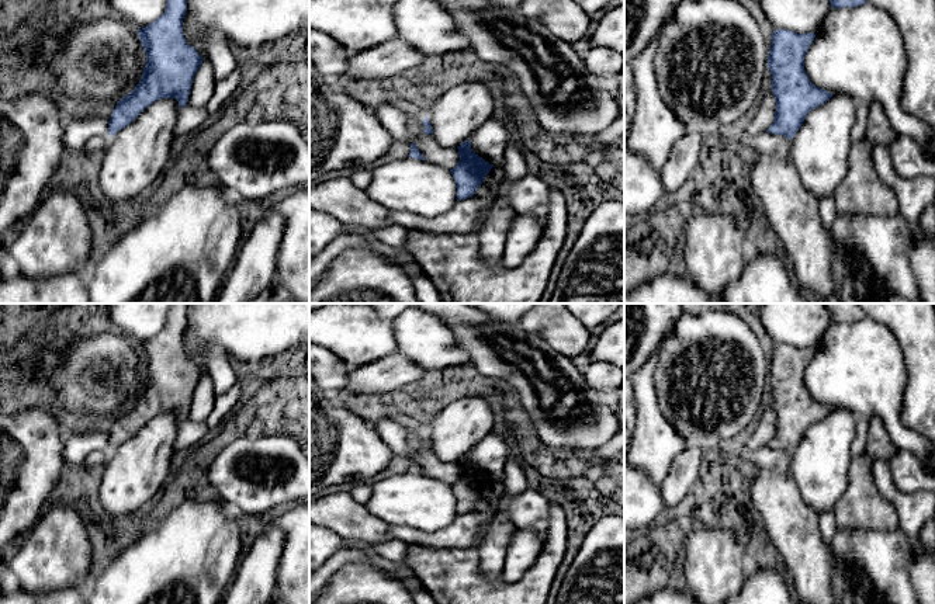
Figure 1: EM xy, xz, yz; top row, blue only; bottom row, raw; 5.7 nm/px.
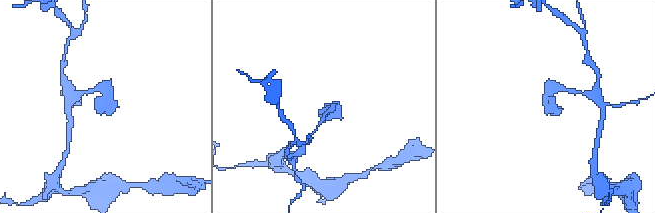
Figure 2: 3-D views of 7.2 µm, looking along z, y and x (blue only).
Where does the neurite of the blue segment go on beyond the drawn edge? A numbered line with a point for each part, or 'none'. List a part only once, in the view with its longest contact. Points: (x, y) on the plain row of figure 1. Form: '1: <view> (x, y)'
none

